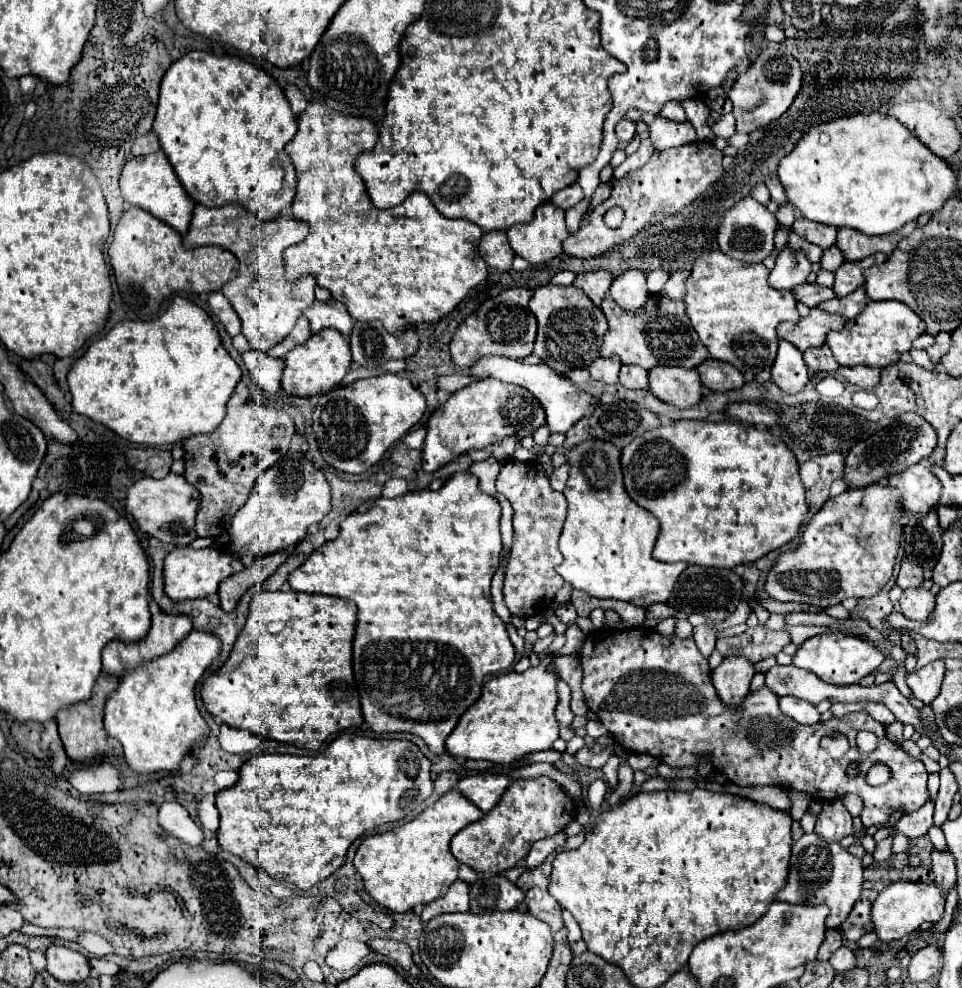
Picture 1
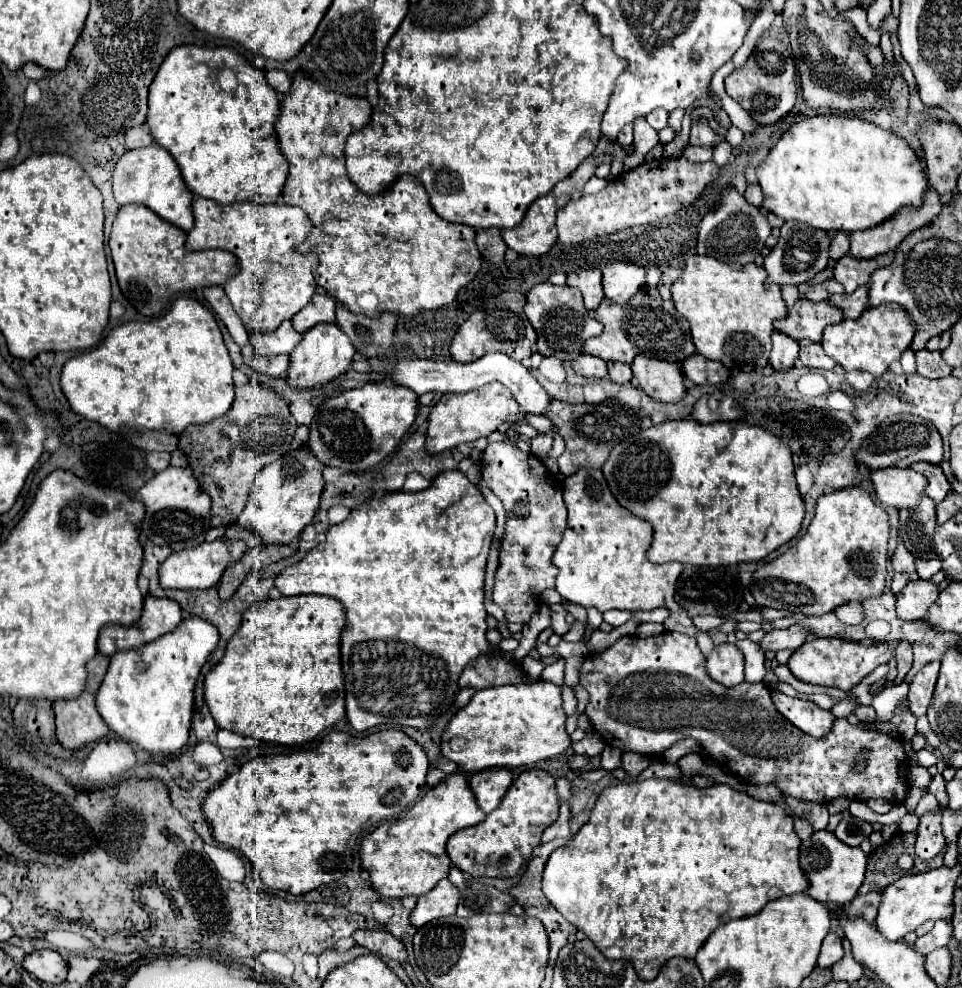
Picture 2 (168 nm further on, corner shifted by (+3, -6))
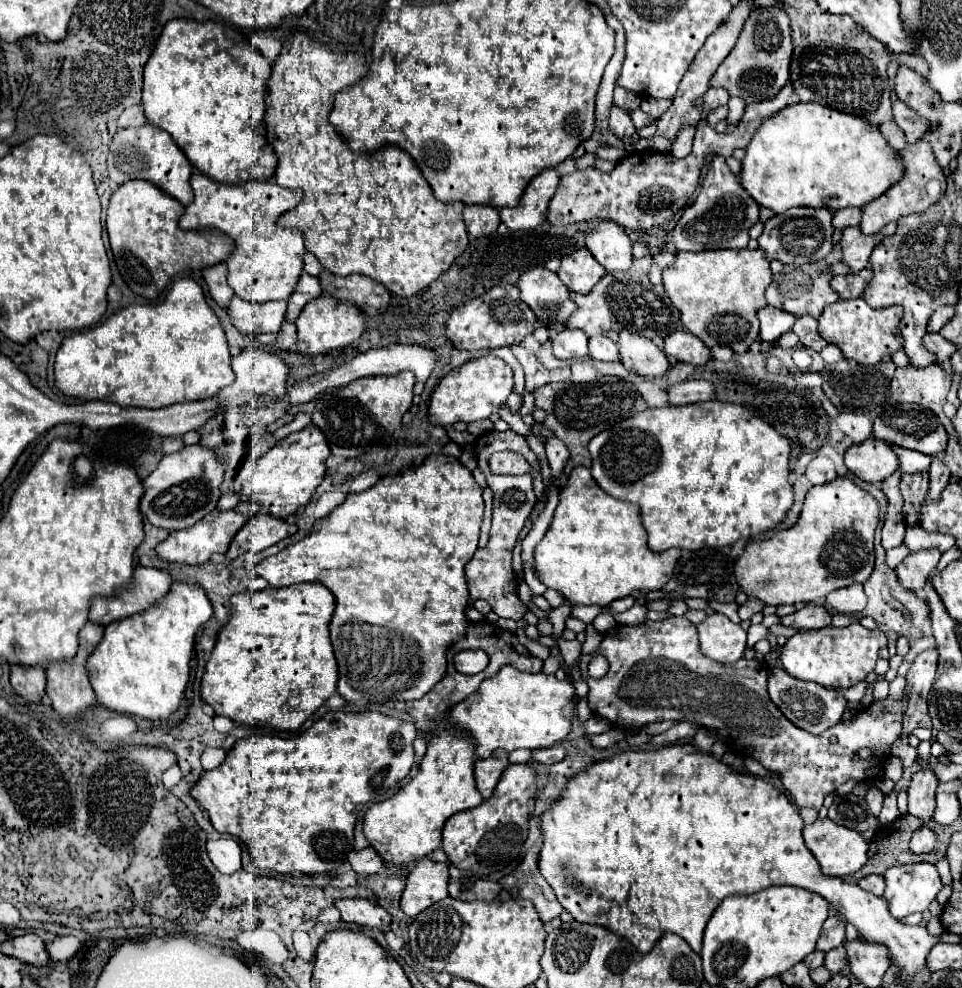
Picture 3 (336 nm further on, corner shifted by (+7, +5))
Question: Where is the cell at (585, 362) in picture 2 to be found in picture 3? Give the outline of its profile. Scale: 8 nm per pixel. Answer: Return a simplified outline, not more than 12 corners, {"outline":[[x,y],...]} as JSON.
{"outline":[[563,329],[553,339],[553,355],[573,361],[587,357],[587,337]]}

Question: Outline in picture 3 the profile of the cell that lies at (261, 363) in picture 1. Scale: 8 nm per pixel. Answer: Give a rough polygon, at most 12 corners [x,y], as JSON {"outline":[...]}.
{"outline":[[285,319],[277,335],[275,349],[293,349],[297,341],[297,327]]}

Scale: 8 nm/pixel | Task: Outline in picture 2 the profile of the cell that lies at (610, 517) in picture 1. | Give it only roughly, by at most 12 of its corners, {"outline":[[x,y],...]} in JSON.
{"outline":[[599,468],[563,482],[557,592],[601,612],[677,606],[649,522]]}

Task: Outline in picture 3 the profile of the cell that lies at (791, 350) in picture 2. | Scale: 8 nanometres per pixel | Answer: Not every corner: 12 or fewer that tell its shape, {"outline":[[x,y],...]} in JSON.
{"outline":[[773,305],[759,309],[761,339],[767,343],[793,329],[797,319]]}

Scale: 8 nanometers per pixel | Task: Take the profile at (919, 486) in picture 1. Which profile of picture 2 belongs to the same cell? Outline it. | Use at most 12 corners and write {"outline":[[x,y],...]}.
{"outline":[[911,468],[871,472],[881,504],[915,508],[927,478]]}

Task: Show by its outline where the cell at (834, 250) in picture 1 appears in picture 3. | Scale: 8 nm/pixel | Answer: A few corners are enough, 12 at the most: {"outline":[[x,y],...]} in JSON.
{"outline":[[837,209],[833,227],[845,229],[859,225],[863,209]]}

